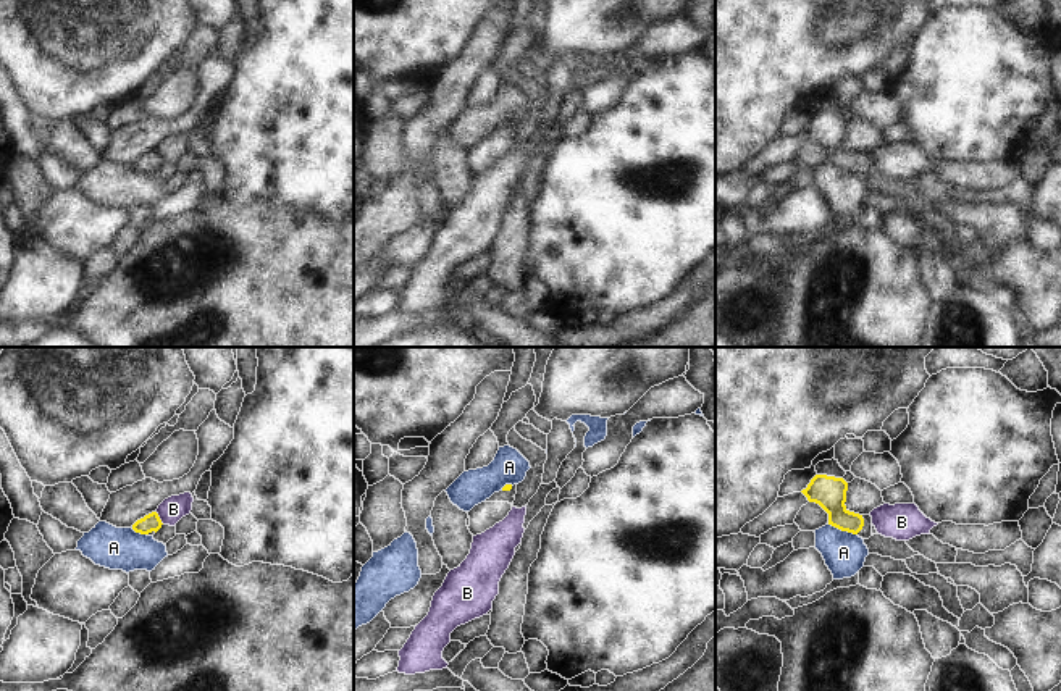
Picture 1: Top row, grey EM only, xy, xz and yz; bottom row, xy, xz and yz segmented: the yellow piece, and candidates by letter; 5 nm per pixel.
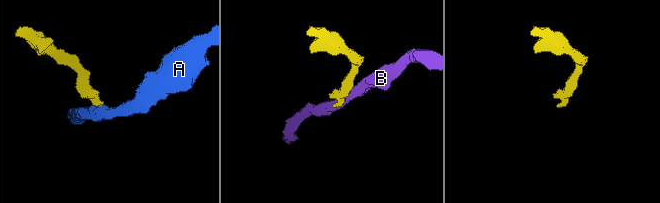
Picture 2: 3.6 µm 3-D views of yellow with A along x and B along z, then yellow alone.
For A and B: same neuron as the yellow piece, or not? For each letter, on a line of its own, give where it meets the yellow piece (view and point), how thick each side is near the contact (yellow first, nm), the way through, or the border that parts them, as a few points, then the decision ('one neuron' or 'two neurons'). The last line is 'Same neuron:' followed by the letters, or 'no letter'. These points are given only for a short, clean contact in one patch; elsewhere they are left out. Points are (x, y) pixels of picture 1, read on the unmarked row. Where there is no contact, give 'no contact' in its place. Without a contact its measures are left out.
A: meets yellow in yz at (843, 168); 160 nm thick on the yellow side, 200 nm on the other; border along yz (829, 162), (856, 173); two neurons
B: meets yellow in xy at (159, 157); 90 nm thick on the yellow side, 120 nm on the other; two neurons
Same neuron: no letter

